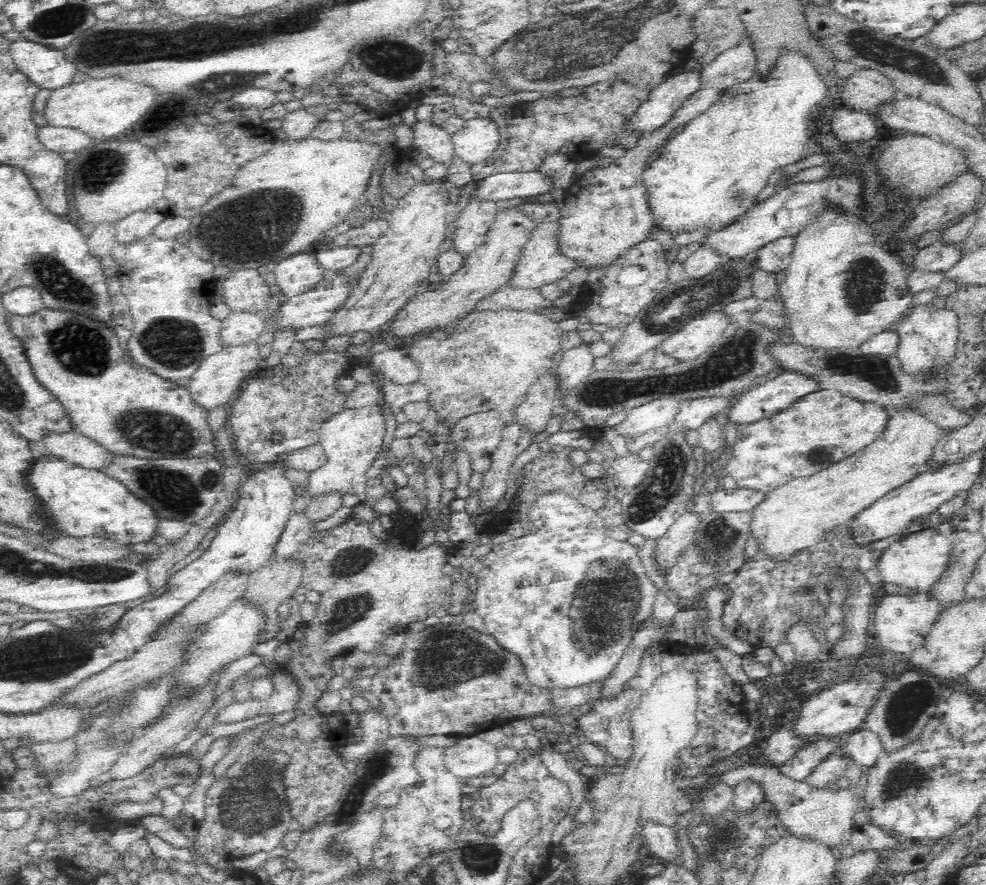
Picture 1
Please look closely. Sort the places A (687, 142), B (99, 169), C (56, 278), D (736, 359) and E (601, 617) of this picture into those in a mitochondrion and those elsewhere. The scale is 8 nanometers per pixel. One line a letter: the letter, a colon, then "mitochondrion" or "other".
A: other
B: mitochondrion
C: mitochondrion
D: mitochondrion
E: mitochondrion

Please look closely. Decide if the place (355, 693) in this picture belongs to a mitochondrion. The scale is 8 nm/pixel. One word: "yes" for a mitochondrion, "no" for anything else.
no

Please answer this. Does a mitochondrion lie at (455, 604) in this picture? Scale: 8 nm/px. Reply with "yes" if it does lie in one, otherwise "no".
no

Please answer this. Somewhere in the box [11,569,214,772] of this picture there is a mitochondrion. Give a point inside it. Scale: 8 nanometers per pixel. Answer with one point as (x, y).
(86, 622)

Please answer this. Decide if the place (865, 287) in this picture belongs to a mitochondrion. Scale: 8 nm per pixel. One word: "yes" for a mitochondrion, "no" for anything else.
yes

